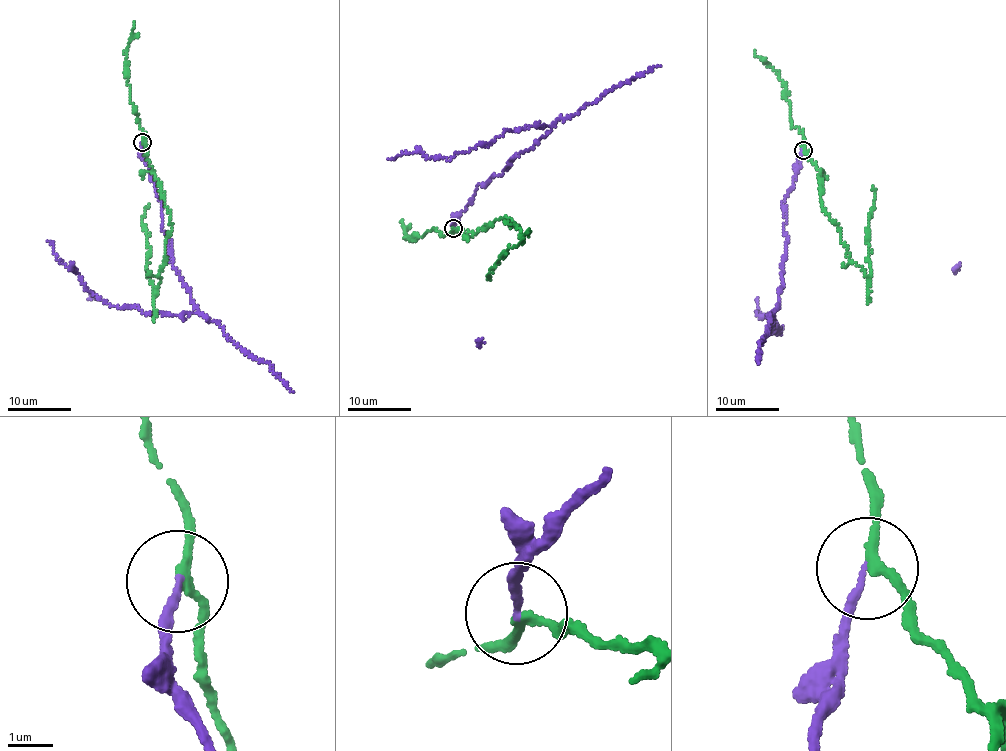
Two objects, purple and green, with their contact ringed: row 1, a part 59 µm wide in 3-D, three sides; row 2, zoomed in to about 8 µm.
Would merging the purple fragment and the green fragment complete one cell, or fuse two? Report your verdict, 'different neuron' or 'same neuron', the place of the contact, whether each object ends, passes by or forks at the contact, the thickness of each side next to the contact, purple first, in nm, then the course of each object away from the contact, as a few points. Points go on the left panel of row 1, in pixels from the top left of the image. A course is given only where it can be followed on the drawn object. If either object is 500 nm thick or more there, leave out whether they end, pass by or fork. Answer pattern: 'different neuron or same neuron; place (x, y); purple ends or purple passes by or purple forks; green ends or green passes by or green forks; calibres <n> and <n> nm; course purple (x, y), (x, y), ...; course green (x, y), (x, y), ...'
different neuron; place (142, 142); purple ends; green passes by; calibres 180 and 180 nm; course purple (142, 141), (142, 161), (161, 202), (171, 266), (198, 312), (149, 314), (106, 304), (89, 292), (46, 240); course green (142, 141), (172, 225), (154, 299), (152, 282), (148, 277), (148, 232), (143, 223), (148, 204)

